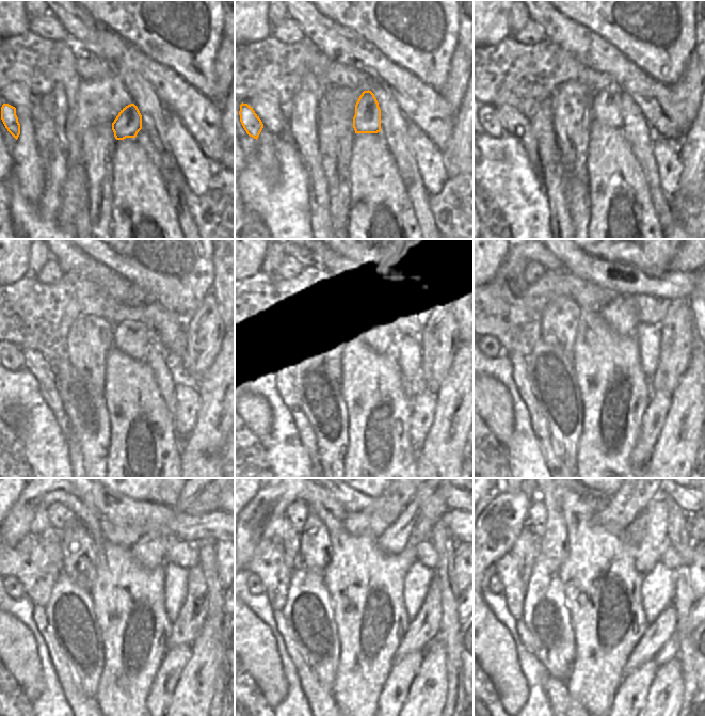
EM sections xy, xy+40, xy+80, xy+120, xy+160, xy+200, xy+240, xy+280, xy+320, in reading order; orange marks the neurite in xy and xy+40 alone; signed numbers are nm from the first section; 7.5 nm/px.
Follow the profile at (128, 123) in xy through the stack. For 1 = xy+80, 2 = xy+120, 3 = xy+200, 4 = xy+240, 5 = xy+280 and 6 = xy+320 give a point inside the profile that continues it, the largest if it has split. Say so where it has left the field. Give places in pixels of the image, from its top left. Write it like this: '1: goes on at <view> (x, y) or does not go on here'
1: goes on at xy+80 (607, 104)
2: goes on at xy+120 (133, 338)
3: goes on at xy+200 (622, 315)
4: goes on at xy+240 (149, 550)
5: goes on at xy+280 (393, 540)
6: goes on at xy+320 (633, 535)

